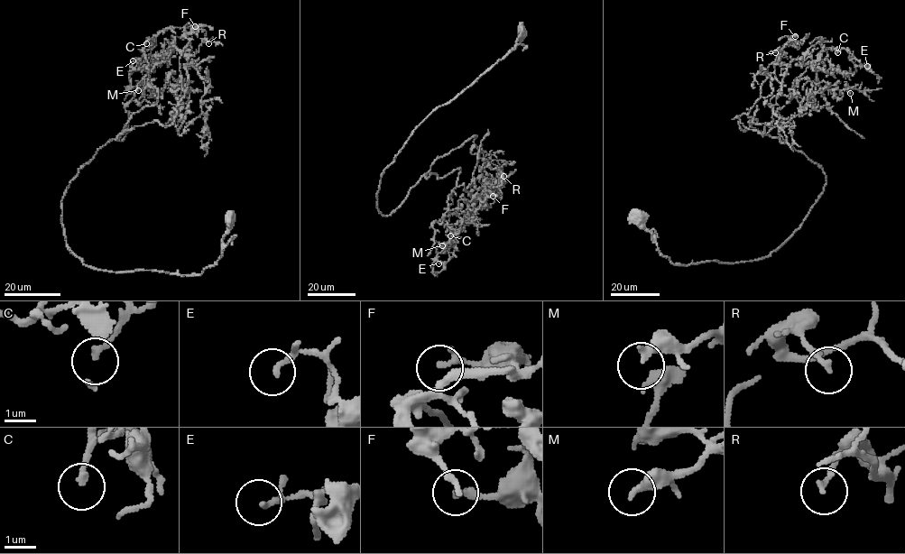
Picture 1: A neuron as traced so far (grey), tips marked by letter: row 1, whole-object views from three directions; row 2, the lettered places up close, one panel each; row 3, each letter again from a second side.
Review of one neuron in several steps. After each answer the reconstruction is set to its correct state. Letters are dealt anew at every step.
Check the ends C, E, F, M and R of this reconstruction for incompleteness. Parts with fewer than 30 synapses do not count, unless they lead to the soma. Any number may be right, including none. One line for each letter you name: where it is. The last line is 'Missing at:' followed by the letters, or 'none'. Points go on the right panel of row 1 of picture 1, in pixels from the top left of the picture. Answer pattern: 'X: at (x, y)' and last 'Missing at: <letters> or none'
M: at (850, 93)
Missing at: M

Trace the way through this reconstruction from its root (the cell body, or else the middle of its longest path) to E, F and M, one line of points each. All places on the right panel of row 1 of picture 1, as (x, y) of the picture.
E: (636, 214), (673, 264), (766, 257), (826, 183), (782, 143), (770, 100), (789, 96), (828, 49), (867, 66)
F: (636, 214), (682, 264), (761, 259), (798, 228), (823, 170), (739, 125), (795, 36)
M: (636, 214), (673, 264), (766, 257), (826, 183), (782, 143), (770, 100), (810, 98), (818, 81), (850, 93)

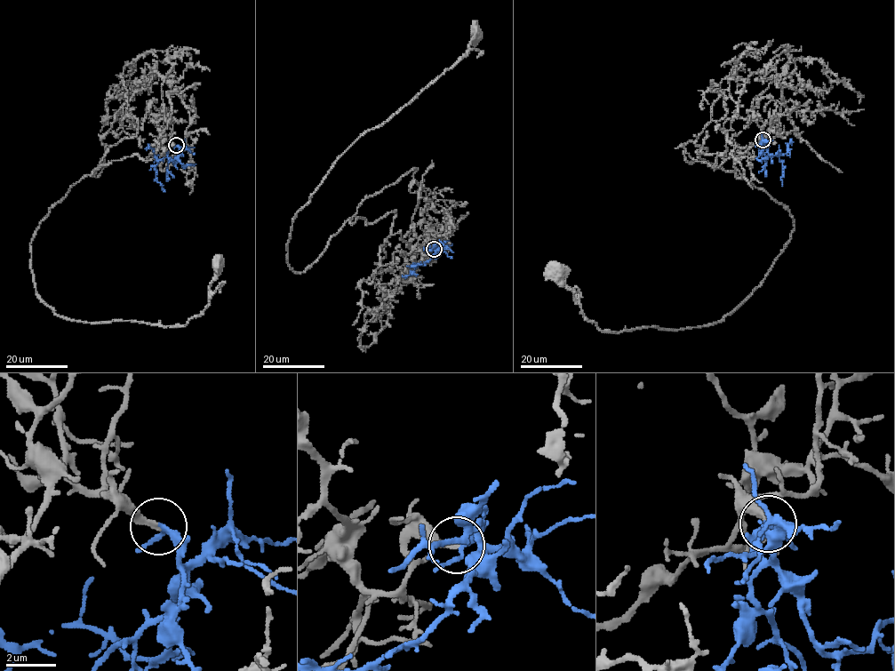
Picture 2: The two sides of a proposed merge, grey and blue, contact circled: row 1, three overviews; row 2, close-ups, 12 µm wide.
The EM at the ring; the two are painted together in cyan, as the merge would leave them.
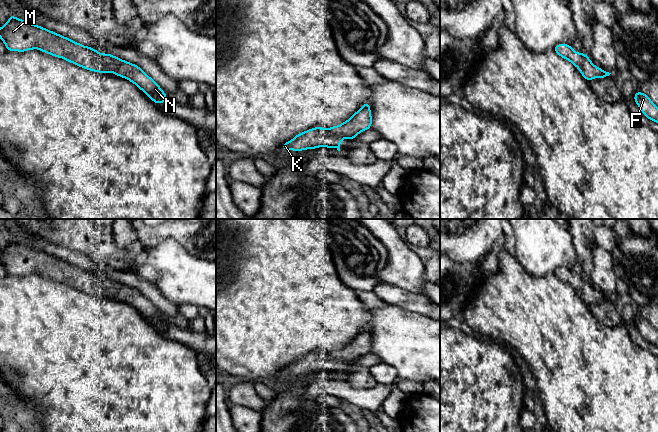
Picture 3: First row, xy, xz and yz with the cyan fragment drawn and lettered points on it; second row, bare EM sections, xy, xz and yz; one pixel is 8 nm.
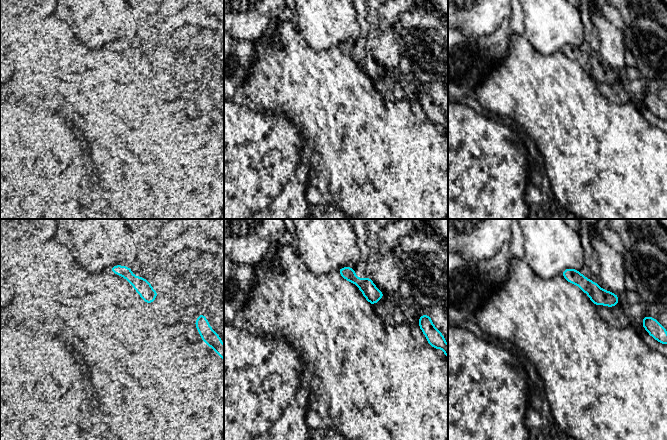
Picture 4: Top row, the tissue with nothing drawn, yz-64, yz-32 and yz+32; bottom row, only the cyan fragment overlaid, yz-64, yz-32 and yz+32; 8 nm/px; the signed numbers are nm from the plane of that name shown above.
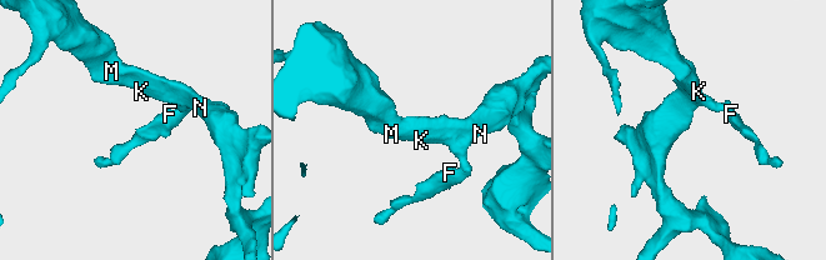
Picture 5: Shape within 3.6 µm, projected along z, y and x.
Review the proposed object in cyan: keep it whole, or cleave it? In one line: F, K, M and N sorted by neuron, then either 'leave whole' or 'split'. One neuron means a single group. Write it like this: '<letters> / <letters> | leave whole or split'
F K M N | leave whole

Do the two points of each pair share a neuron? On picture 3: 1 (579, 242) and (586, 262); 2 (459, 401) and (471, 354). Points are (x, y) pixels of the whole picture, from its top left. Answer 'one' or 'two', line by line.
1: one
2: one

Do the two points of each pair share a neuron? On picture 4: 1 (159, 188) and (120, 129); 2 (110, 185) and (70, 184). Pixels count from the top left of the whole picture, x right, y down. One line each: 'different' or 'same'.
1: same
2: different

